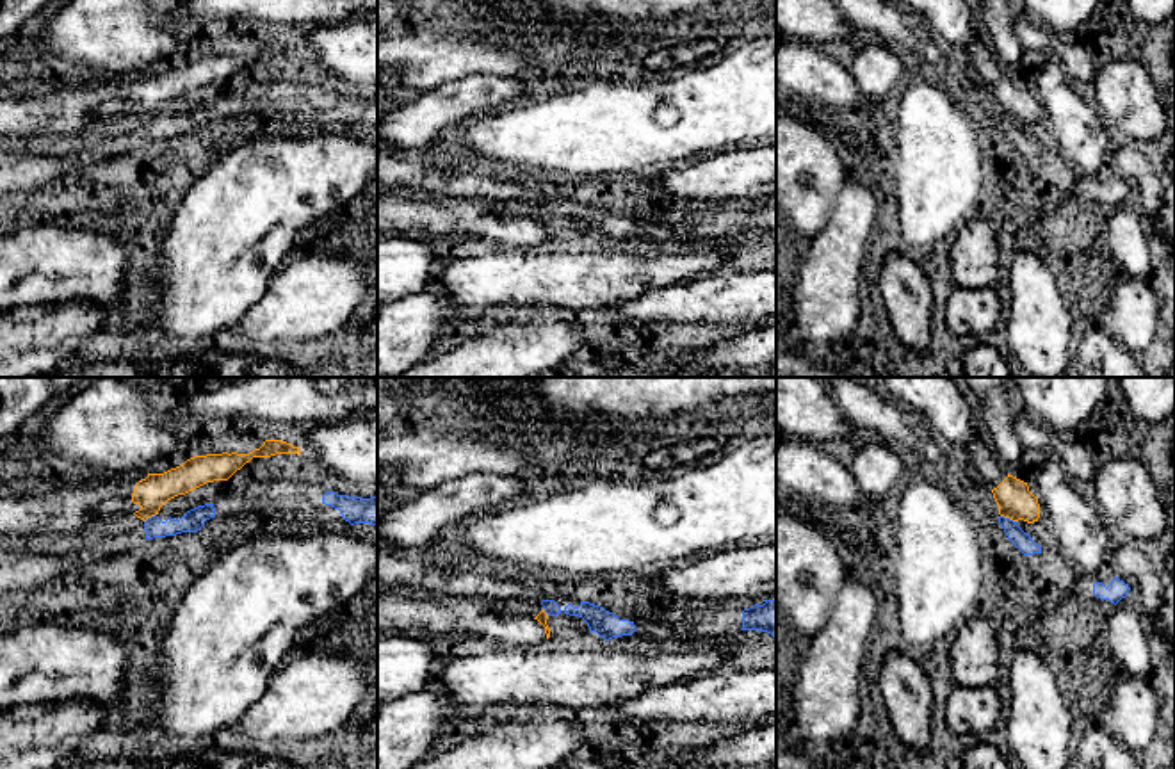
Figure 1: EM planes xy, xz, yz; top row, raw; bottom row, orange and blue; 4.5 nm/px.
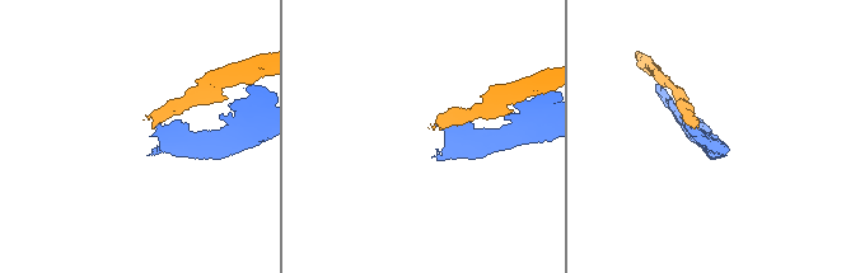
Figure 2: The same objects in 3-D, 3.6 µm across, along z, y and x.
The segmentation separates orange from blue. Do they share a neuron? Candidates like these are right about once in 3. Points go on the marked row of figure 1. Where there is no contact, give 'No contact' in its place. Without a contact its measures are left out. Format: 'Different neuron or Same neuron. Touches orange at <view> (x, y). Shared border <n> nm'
Different neuron. Touches orange at yz (1008, 517). Shared border 80 nm

